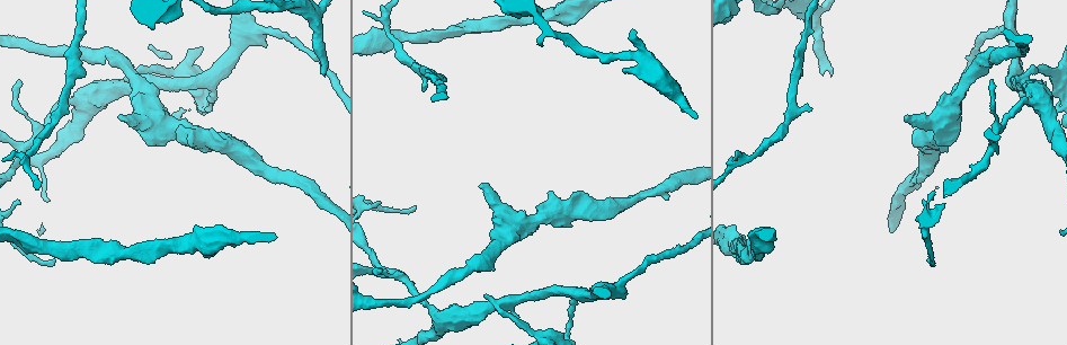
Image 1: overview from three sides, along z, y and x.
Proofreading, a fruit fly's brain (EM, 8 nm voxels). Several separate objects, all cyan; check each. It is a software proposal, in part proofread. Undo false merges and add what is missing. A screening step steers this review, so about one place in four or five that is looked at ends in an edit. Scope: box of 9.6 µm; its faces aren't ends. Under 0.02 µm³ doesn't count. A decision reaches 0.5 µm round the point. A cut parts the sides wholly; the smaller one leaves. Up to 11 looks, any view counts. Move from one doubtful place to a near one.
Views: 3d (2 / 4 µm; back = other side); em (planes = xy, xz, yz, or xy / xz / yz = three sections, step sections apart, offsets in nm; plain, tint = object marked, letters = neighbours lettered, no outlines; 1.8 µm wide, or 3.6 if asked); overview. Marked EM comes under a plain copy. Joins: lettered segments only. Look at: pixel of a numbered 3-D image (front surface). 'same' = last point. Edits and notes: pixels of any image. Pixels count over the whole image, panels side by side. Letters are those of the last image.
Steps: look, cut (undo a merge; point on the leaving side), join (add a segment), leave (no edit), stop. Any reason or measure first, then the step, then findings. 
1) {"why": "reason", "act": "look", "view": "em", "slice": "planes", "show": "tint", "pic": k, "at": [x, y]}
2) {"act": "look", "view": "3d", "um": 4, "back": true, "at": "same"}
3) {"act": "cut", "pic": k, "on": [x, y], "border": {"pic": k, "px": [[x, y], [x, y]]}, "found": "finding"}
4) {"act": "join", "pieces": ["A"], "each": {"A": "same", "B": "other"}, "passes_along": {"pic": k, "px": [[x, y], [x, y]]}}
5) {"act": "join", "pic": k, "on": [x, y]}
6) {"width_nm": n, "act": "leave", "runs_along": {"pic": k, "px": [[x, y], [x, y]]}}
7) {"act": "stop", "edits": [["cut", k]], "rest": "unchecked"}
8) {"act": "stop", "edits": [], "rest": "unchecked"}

{"act": "look", "view": "3d", "um": 2, "pic": 1, "at": [497, 304]}

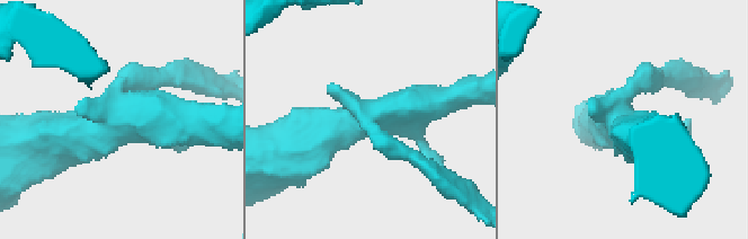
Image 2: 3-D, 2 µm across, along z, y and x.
{"why": "shape alone is not enough", "act": "look", "view": "em", "slice": "planes", "show": "letters", "pic": 2, "at": [114, 118]}

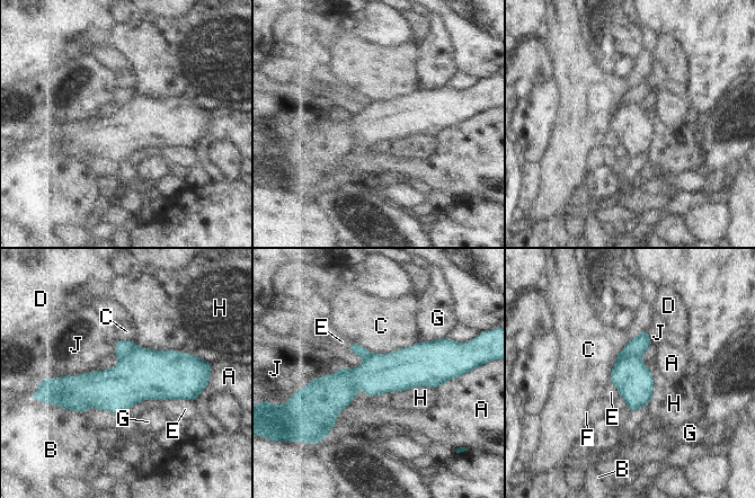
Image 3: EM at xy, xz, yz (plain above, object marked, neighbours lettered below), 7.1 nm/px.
{"act": "cut", "pic": 3, "on": [636, 347], "each": {"A": "other", "B": "other", "C": "other", "D": "other", "E": "other", "F": "other", "G": "other", "H": "other", "J": "other"}, "border": {"pic": 3, "px": [[639, 357], [621, 356], [616, 361]]}, "found": "a second cell is stuck on"}

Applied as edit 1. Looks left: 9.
{"why": "see it whole again", "act": "look", "view": "overview"}

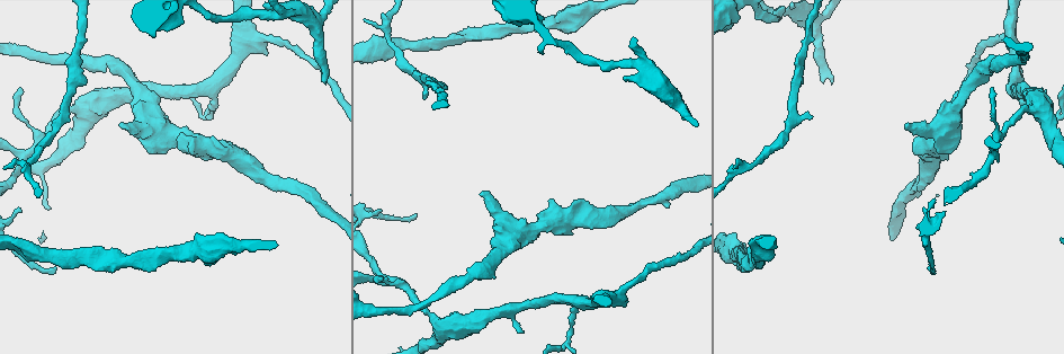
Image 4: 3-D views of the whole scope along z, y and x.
{"why": "arms part here", "act": "look", "view": "em", "slice": "planes", "show": "letters", "pic": 4, "at": [25, 155]}

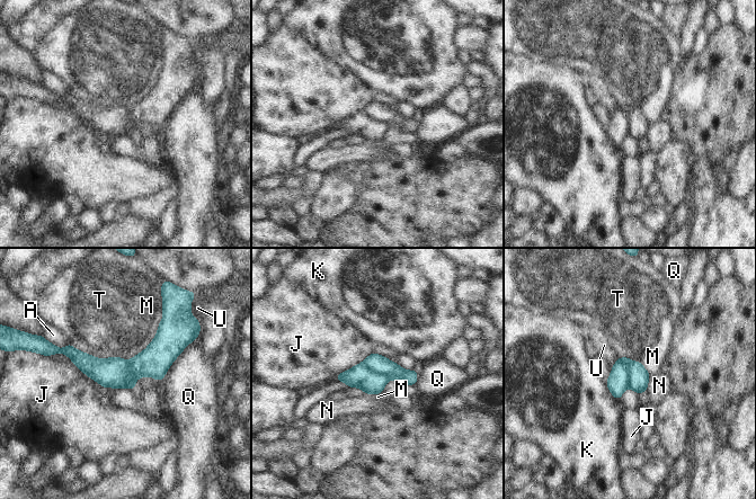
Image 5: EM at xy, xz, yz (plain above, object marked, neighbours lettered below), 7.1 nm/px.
{"act": "cut", "pic": 5, "on": [639, 376], "each": {"A": "other", "J": "other", "K": "other", "M": "other", "N": "other", "Q": "other", "T": "other", "U": "other"}, "border": {"pic": 5, "px": [[620, 358], [626, 365], [630, 385]]}, "found": "a second cell is stuck on"}

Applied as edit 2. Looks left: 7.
{"why": "see it whole again", "act": "look", "view": "overview"}

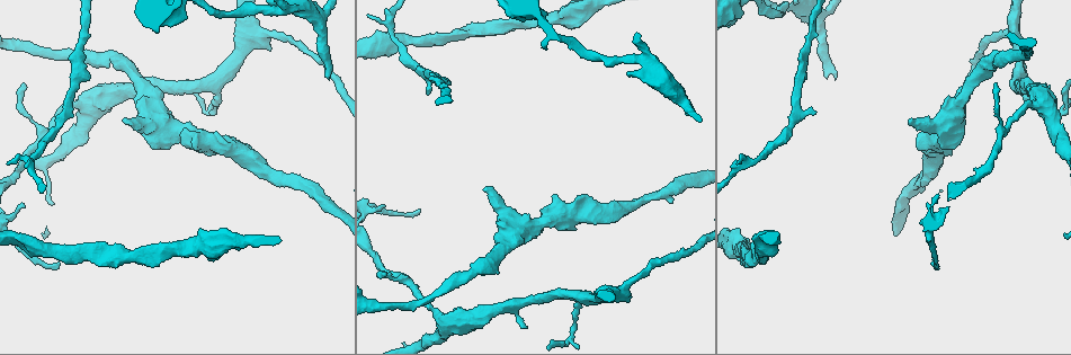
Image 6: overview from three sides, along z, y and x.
{"why": "calibre changes", "act": "look", "view": "em", "um": 3.6, "slice": "planes", "show": "letters", "pic": 6, "at": [140, 127]}

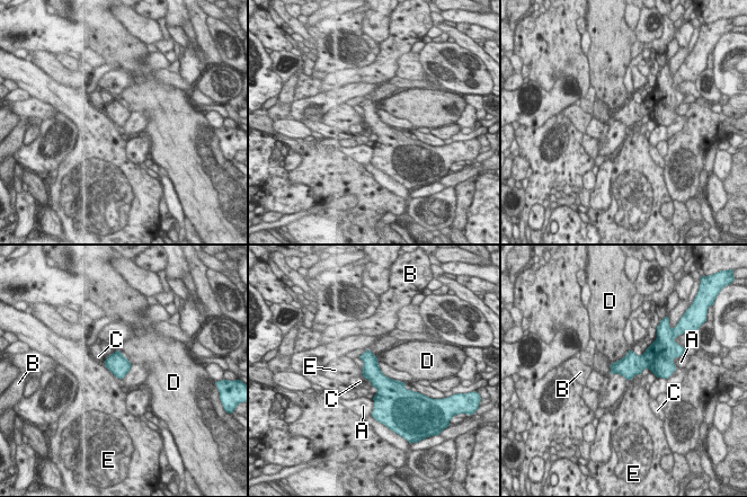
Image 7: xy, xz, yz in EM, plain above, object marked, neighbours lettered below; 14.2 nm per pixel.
{"act": "leave", "each": {"A": "other", "B": "other", "C": "other", "D": "other", "E": "other"}, "border": {"pic": 7, "px": [[103, 363], [115, 375]]}, "found": "one cell here"}

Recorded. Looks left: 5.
{"why": "branch stops here", "act": "look", "view": "3d", "um": 2, "pic": 6, "at": [835, 77]}

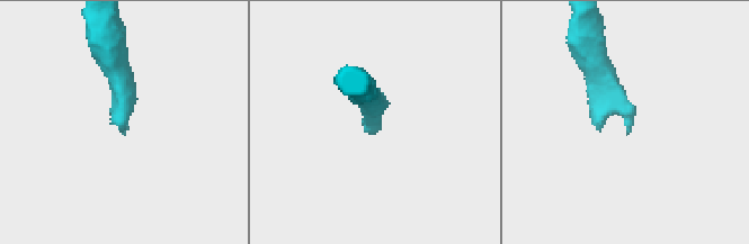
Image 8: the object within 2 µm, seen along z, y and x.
{"act": "look", "view": "em", "slice": "xy", "step": 8, "show": "tint", "pic": 8, "at": [380, 124]}

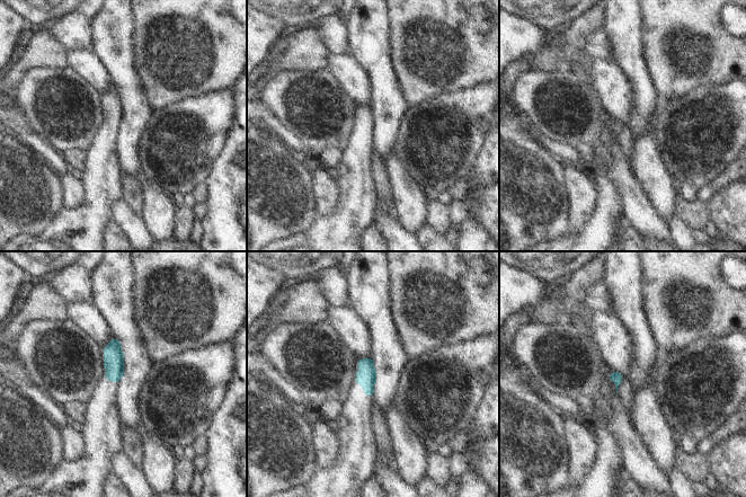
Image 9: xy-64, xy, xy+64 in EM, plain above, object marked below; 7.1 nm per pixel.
{"why": "cut it another way", "act": "look", "view": "em", "slice": "planes", "show": "letters", "at": "same"}

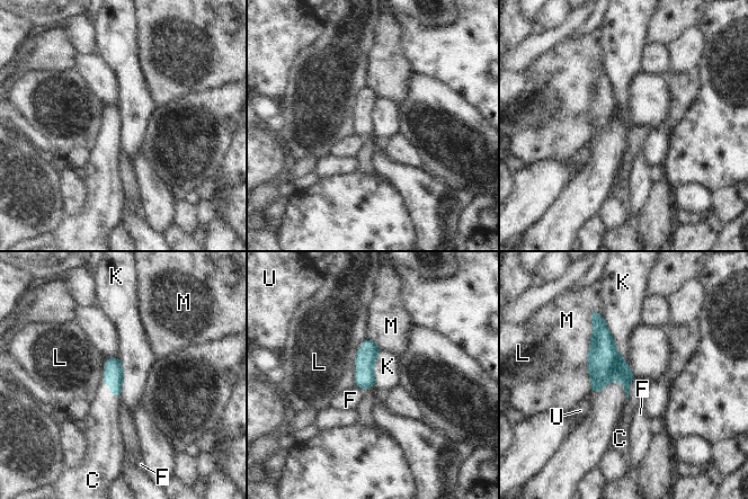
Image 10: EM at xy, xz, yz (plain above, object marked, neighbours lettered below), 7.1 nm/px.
{"act": "join", "pieces": ["C"], "each": {"C": "same", "F": "other", "K": "other", "L": "other", "M": "other", "U": "other"}, "passes_along": {"pic": 10, "px": [[114, 375], [110, 390], [103, 422]]}, "found": "the cell continues"}

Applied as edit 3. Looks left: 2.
{"act": "stop", "edits": [["cut", 3], ["cut", 5], ["join", 10]], "rest": "unchecked"}

